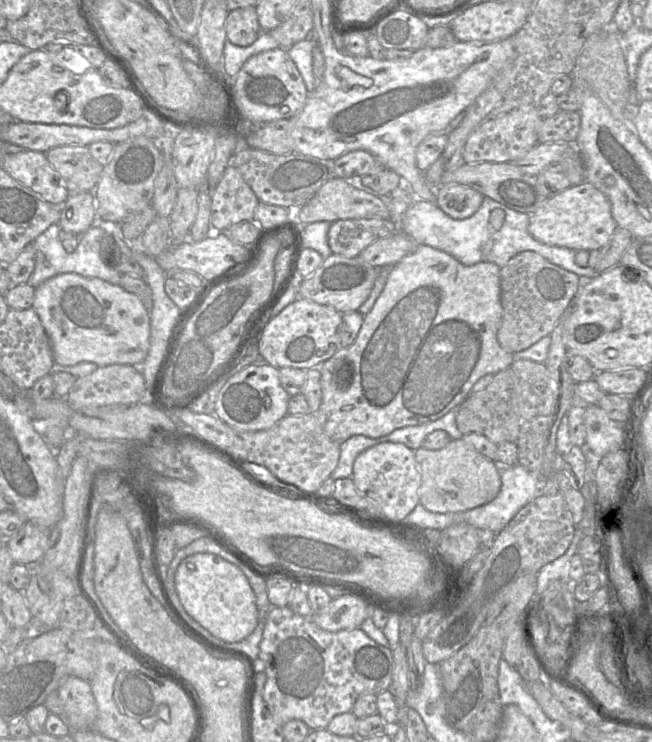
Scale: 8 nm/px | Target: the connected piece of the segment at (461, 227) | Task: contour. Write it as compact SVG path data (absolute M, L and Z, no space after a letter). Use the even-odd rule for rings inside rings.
M484 196L479 209L469 218L453 219L445 214L436 203L414 201L407 209L402 220L402 232L417 244L428 245L444 251L465 266L479 262L492 262L503 268L507 262L523 251L533 251L557 266L575 273L582 282L597 275L595 268L580 267L575 262L576 251L559 246L546 245L535 239L528 231L530 215L512 210L491 198ZM501 209L505 213L502 227L495 230L489 223L490 213Z

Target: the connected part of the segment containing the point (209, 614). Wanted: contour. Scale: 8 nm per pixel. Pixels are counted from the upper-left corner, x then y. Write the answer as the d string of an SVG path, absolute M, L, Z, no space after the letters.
M196 553L181 561L174 574L174 587L185 611L215 637L239 642L258 624L256 596L243 571L219 555Z

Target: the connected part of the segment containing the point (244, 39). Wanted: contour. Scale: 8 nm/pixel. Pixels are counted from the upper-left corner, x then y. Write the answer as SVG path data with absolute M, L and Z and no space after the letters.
M248 6L230 11L226 19L225 29L228 41L241 47L250 46L262 32L256 7Z

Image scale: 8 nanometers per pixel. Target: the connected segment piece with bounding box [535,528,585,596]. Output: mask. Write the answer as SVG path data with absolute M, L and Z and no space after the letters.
M576 528L574 537L566 552L556 560L544 565L537 573L535 595L542 595L553 580L570 581L569 568L572 557L576 554L580 541L585 536Z

